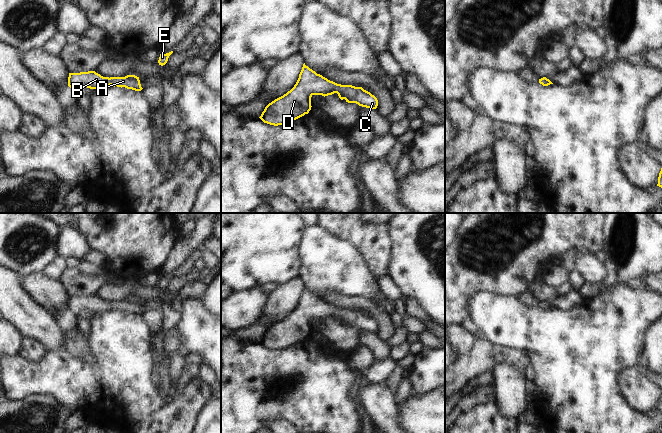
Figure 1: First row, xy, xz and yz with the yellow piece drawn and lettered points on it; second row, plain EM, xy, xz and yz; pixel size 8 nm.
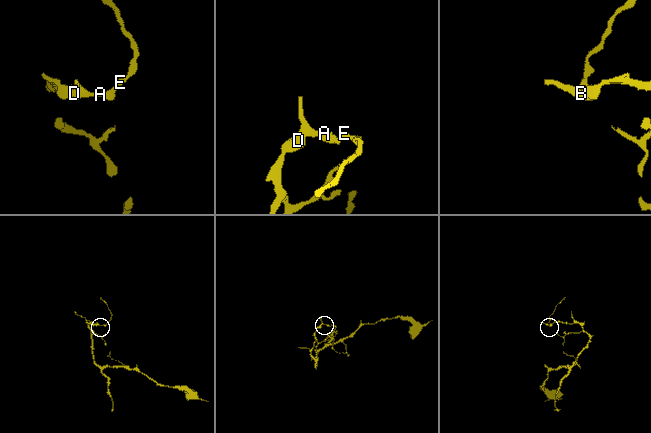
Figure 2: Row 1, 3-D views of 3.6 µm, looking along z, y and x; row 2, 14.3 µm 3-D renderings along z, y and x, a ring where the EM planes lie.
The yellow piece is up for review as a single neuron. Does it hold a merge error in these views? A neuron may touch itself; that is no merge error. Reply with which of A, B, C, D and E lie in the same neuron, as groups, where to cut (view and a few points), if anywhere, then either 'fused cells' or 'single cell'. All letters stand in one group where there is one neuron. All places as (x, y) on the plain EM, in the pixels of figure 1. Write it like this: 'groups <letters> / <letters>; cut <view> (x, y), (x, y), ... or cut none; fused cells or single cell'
groups A B C D E; cut none; single cell

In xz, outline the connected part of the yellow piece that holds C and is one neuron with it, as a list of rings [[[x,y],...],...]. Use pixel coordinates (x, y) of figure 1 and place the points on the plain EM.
[[[304,287],[294,311],[269,327],[259,342],[274,350],[287,348],[309,337],[313,319],[325,321],[334,317],[348,327],[369,333],[376,333],[378,330],[377,322],[362,311],[337,308],[317,298]]]

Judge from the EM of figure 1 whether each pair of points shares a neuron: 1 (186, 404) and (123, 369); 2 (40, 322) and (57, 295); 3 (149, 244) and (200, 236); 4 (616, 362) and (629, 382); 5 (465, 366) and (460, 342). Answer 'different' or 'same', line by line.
1: same
2: different
3: different
4: different
5: different

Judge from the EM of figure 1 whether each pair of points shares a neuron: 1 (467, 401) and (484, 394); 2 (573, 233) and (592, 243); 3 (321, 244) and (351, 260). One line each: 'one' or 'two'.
1: one
2: one
3: one

